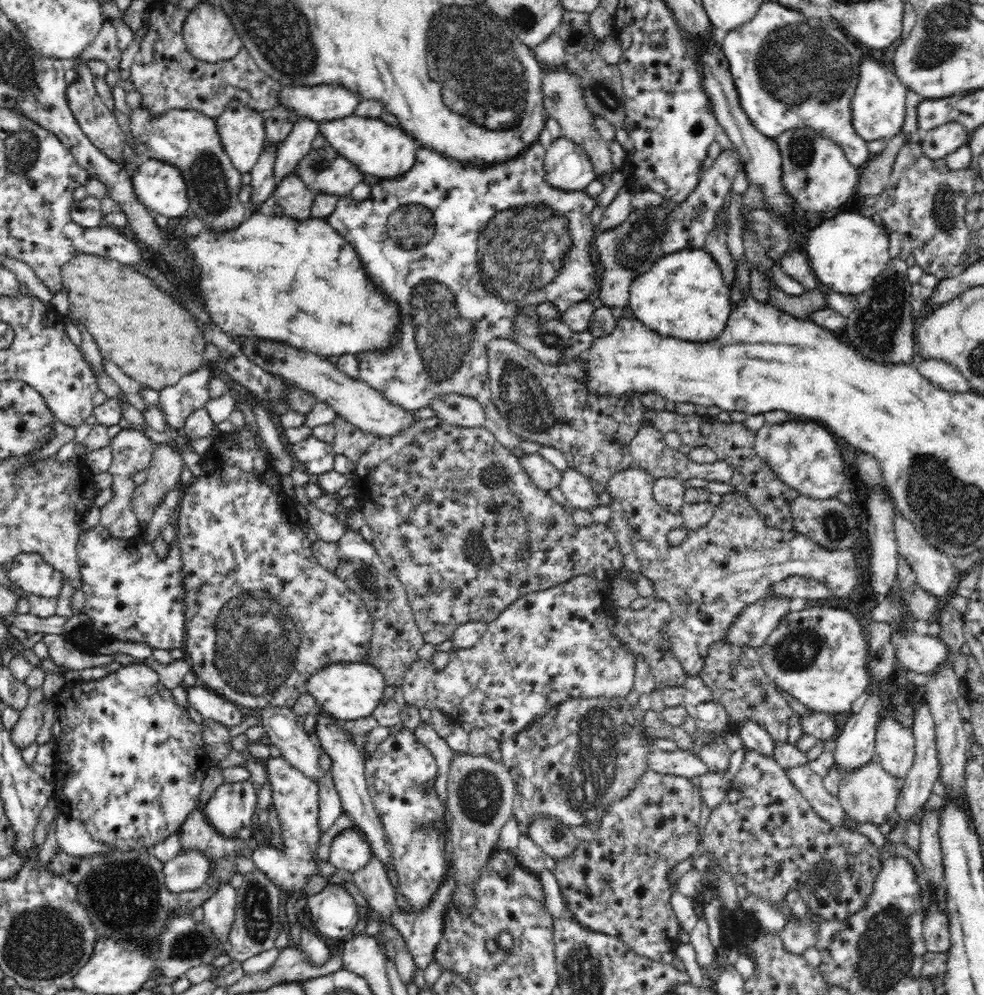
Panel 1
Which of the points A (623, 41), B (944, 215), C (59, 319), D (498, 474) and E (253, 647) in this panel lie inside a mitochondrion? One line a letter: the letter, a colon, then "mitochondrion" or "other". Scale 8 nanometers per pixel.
A: other
B: mitochondrion
C: other
D: mitochondrion
E: mitochondrion

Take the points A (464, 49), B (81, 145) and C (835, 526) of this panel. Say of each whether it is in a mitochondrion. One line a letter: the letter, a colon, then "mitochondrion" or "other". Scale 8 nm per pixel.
A: mitochondrion
B: other
C: mitochondrion

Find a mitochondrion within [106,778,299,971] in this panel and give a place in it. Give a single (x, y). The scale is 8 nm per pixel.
(257, 906)

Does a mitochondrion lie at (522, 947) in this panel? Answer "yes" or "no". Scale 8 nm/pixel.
no

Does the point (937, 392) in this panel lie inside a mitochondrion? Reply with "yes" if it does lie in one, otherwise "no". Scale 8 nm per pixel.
no

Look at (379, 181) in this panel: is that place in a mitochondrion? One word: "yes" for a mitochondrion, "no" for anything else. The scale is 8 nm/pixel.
no

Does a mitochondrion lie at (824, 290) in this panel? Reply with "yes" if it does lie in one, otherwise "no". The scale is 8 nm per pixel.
no

